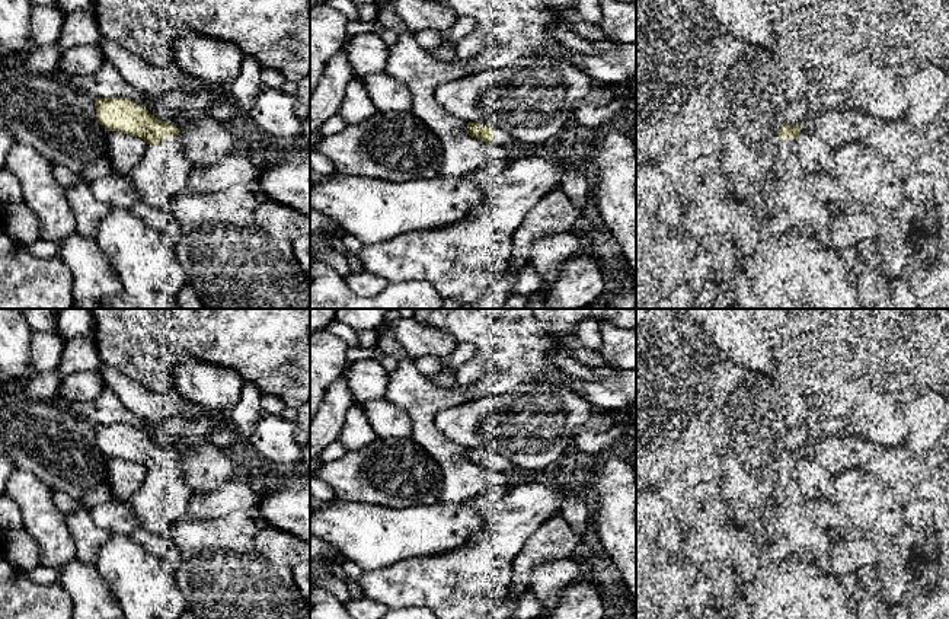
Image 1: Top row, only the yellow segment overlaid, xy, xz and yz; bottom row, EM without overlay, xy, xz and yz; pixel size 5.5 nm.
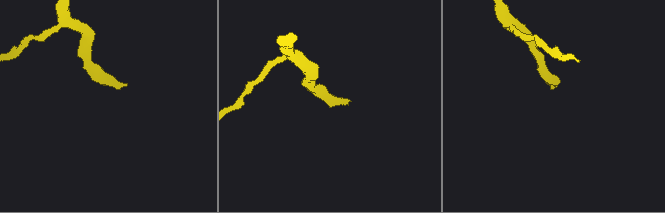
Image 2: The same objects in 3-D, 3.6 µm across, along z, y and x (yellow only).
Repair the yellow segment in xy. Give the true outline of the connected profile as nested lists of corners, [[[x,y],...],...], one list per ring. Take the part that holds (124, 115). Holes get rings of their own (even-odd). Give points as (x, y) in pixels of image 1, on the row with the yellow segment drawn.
[[[95,98],[96,119],[106,131],[118,131],[141,137],[148,149],[141,163],[130,173],[130,179],[138,192],[140,201],[154,208],[166,210],[167,202],[189,189],[191,160],[183,151],[179,130],[157,119],[144,105],[127,98]]]

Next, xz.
[[[469,122],[467,134],[492,146],[517,149],[517,141],[509,133],[489,124]]]

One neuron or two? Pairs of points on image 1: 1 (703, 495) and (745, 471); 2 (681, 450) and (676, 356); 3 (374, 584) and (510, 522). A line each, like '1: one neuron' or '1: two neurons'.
1: two neurons
2: one neuron
3: one neuron

